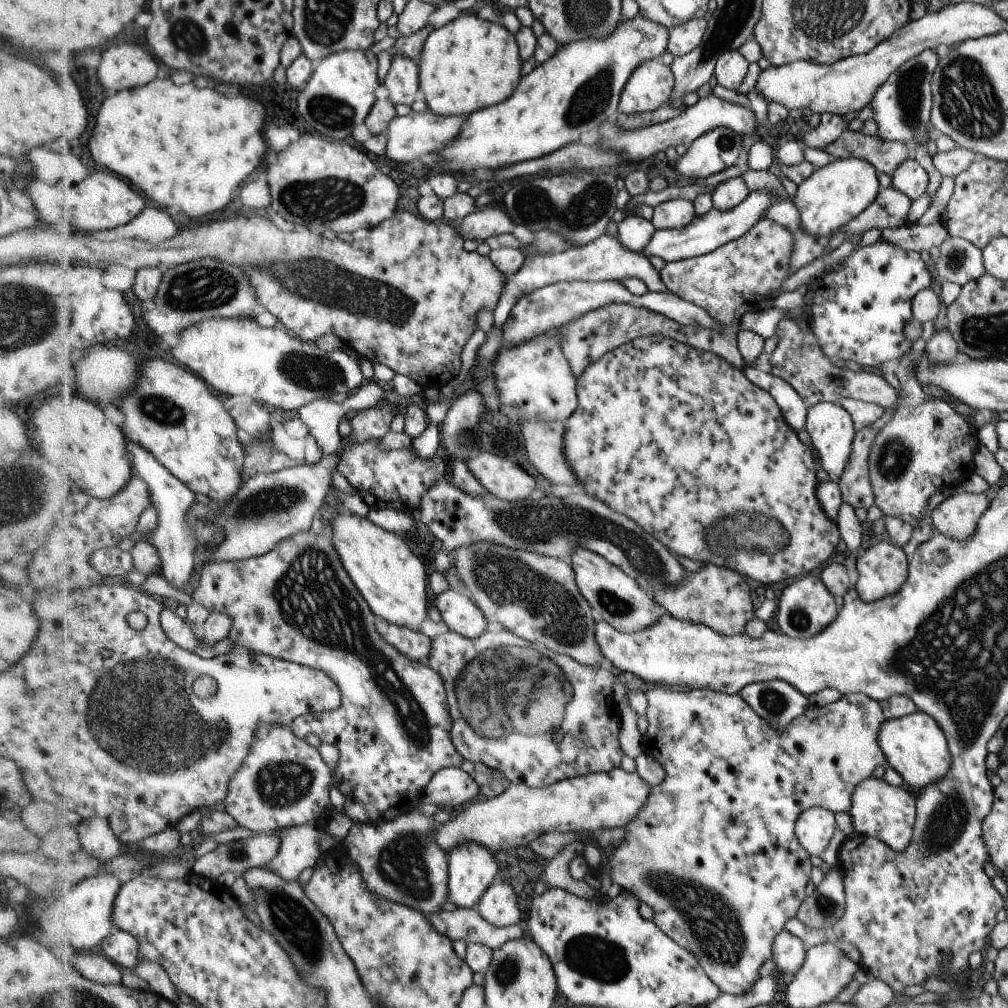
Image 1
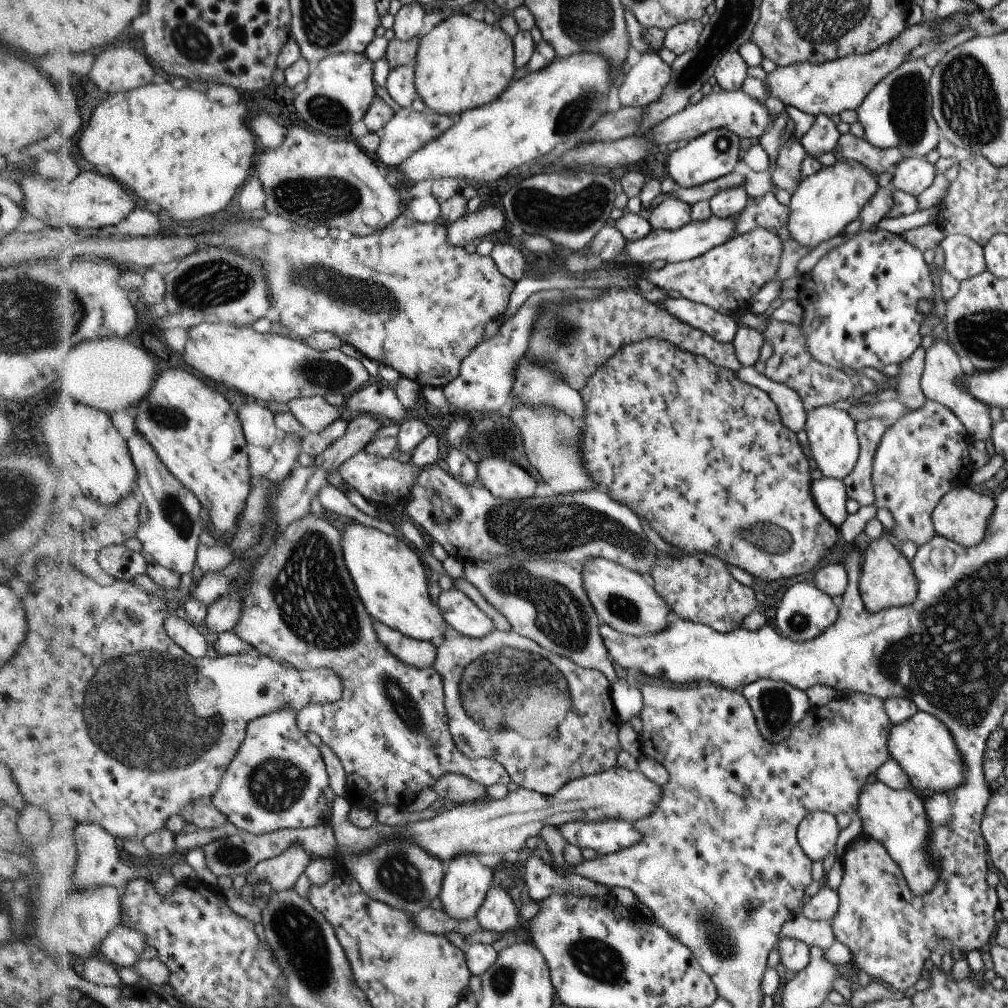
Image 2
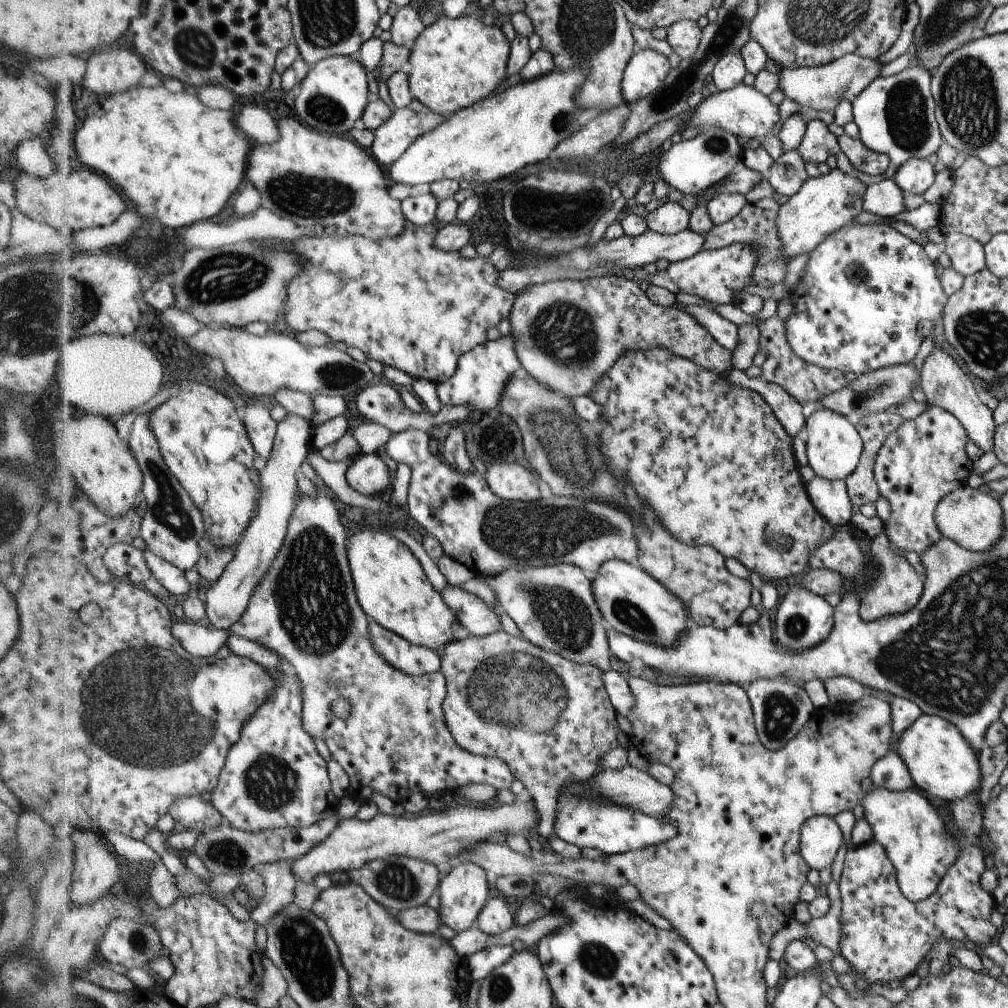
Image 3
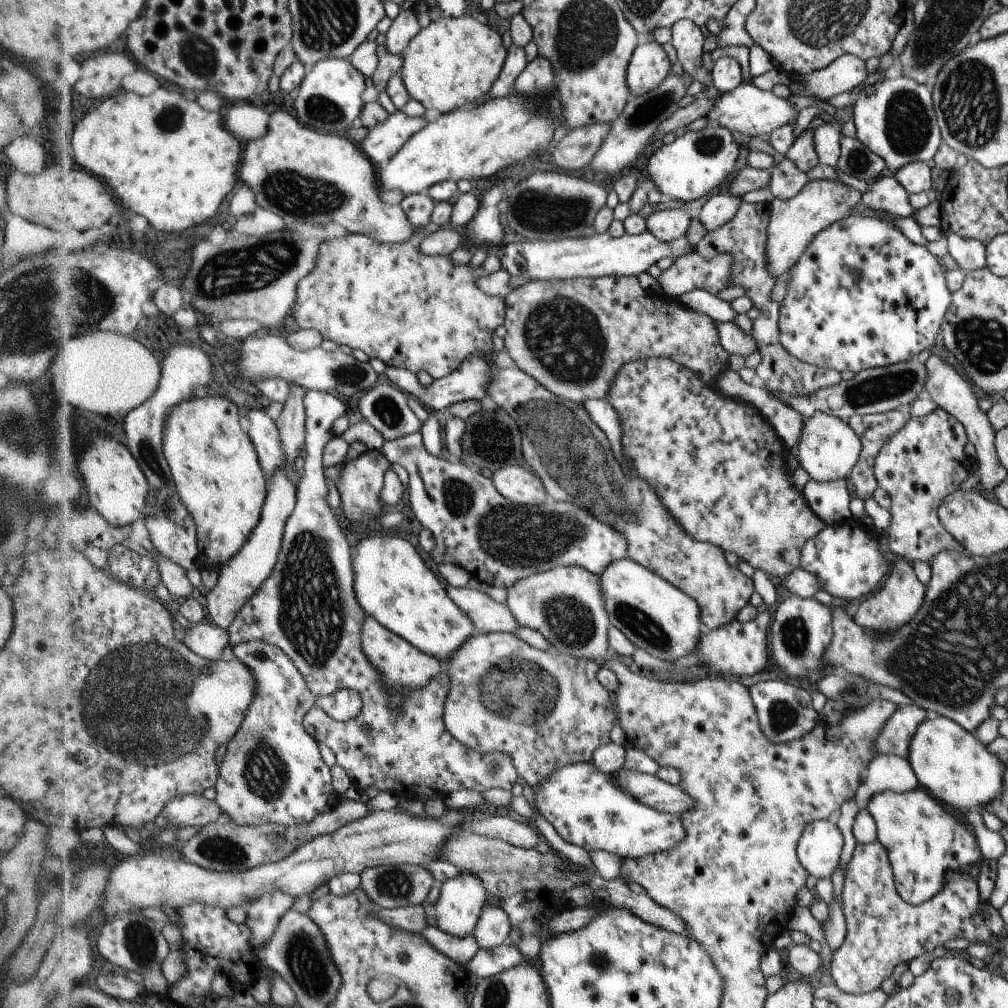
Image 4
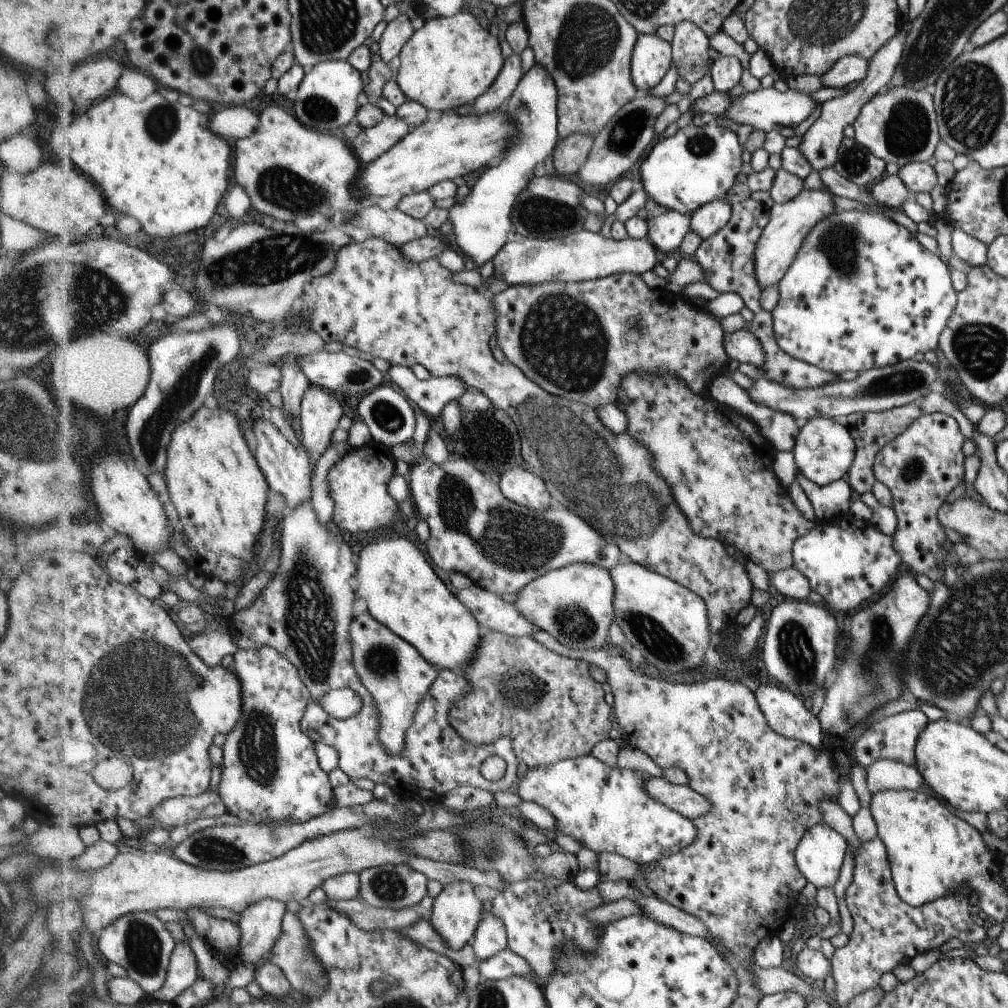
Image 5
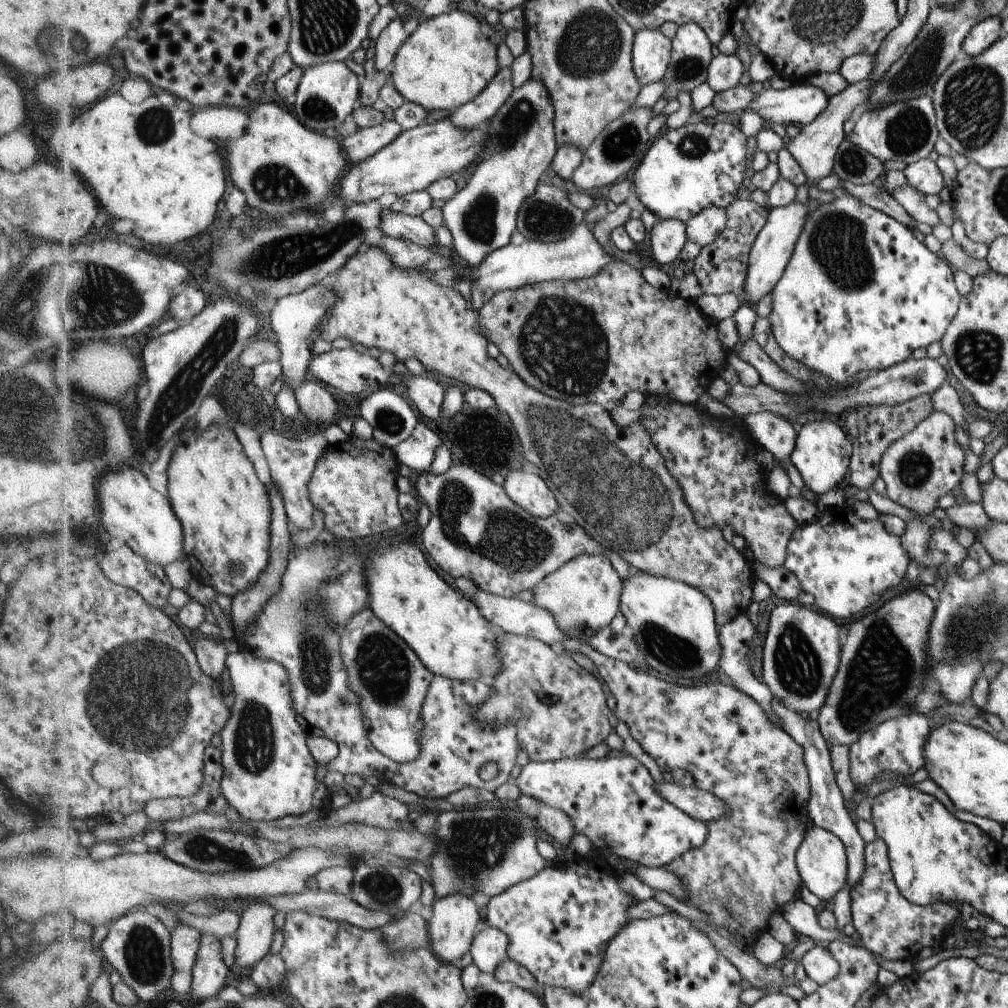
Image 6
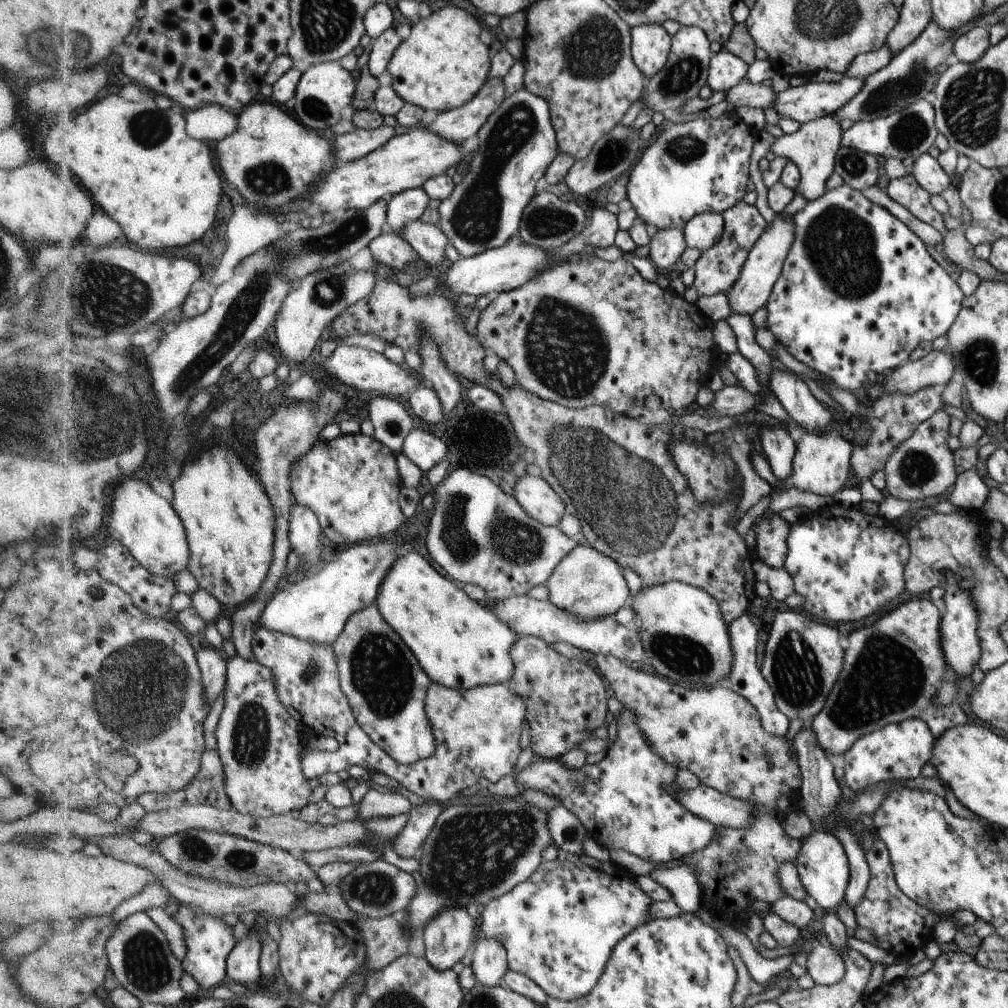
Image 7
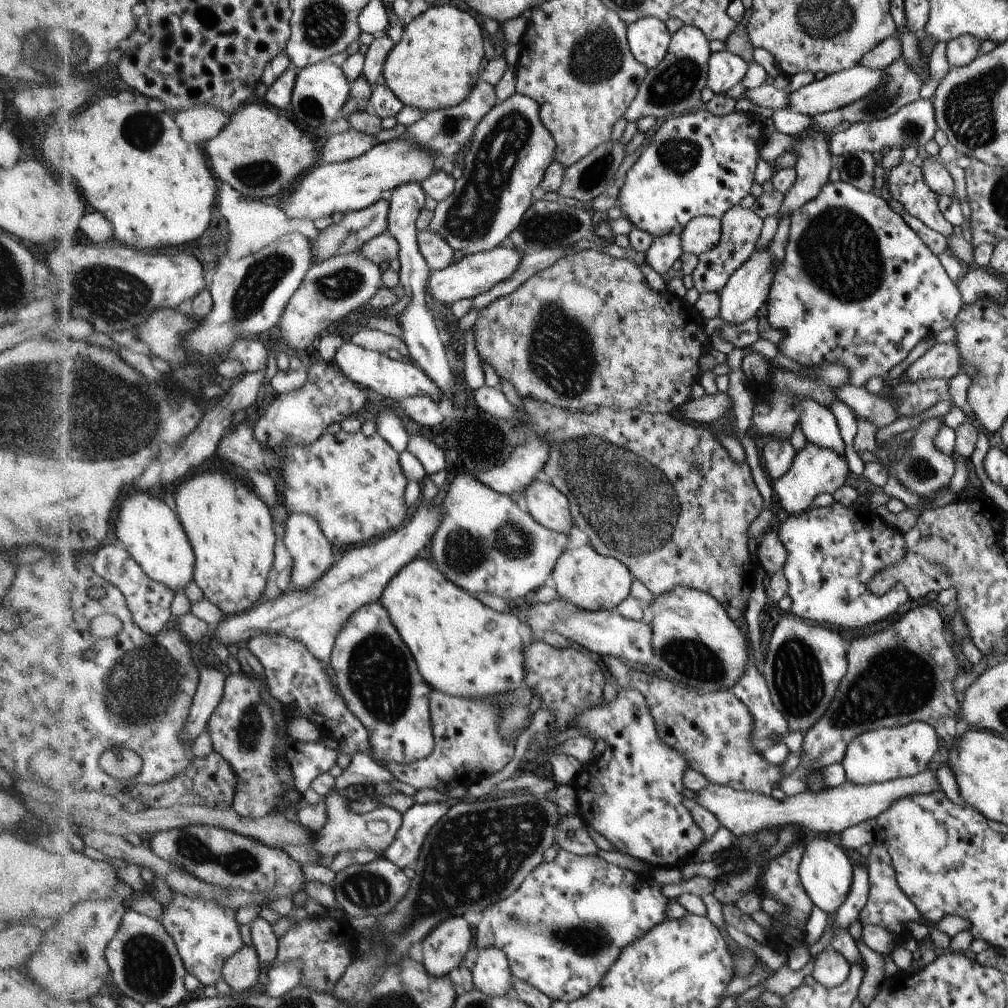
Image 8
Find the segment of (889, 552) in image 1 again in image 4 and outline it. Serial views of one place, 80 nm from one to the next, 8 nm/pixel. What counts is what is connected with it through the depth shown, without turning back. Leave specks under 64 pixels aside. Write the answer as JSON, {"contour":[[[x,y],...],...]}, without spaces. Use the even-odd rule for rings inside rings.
{"contour":[[[896,556],[884,584],[859,604],[858,611],[854,614],[855,621],[860,622],[860,626],[874,630],[897,629],[914,618],[914,614],[921,609],[926,594],[926,586],[916,577],[913,565],[905,558]]]}

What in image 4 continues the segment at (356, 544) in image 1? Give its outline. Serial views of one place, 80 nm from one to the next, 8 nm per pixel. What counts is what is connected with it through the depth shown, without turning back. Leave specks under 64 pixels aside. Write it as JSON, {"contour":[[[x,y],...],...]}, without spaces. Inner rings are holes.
{"contour":[[[368,536],[358,541],[353,548],[355,569],[355,595],[360,606],[375,618],[382,626],[407,639],[415,647],[419,647],[429,655],[434,655],[442,664],[447,662],[452,653],[467,641],[468,636],[476,631],[471,619],[467,617],[452,602],[451,597],[444,590],[440,580],[434,572],[424,564],[420,554],[414,550],[414,546],[408,540],[400,536]]]}

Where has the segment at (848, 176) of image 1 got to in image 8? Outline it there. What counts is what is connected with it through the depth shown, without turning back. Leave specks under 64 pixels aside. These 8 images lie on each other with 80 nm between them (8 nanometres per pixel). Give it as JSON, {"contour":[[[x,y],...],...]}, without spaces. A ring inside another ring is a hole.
{"contour":[[[771,241],[769,245],[761,249],[755,249],[751,257],[730,277],[726,286],[718,292],[720,295],[719,316],[731,325],[742,324],[746,320],[756,317],[766,305],[775,274],[779,268],[779,264],[774,259],[774,254],[770,248]]]}

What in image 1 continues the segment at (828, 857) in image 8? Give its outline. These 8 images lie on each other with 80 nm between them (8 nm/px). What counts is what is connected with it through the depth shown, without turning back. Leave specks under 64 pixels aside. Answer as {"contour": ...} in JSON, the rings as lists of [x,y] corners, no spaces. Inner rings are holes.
{"contour":[[[812,807],[803,810],[795,825],[795,833],[803,847],[810,853],[822,854],[836,830],[834,814],[826,807]]]}

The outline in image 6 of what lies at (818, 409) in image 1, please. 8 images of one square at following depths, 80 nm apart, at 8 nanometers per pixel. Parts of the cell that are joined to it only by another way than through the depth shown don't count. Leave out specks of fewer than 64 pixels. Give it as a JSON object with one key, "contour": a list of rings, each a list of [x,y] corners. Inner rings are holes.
{"contour":[[[829,419],[809,421],[802,426],[798,435],[798,444],[791,454],[791,463],[798,469],[802,478],[816,494],[828,492],[831,488],[840,486],[840,482],[848,474],[848,462],[853,456],[853,444],[846,438],[844,430]]]}

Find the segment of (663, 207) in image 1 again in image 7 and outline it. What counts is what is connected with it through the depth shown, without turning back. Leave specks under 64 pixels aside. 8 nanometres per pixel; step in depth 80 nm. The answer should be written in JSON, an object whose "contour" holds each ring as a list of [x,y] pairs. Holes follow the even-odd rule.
{"contour":[[[658,229],[650,241],[649,259],[655,268],[668,270],[683,256],[687,243],[682,229]]]}

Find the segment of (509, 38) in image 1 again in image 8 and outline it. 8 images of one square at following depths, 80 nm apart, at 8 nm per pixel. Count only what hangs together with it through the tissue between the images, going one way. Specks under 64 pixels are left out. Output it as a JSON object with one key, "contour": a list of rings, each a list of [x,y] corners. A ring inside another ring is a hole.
{"contour":[[[434,6],[418,17],[405,21],[402,39],[390,51],[383,66],[383,76],[388,85],[404,105],[419,108],[421,111],[448,109],[460,105],[472,94],[476,78],[484,60],[482,28],[464,10],[454,6]]]}

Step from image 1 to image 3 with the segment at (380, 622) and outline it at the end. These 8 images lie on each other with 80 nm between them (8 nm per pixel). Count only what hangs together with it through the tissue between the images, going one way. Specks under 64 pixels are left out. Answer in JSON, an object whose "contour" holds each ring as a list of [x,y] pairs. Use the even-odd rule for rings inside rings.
{"contour":[[[376,621],[370,622],[370,633],[375,649],[398,670],[416,676],[439,672],[439,651],[411,643],[395,631],[380,626]]]}

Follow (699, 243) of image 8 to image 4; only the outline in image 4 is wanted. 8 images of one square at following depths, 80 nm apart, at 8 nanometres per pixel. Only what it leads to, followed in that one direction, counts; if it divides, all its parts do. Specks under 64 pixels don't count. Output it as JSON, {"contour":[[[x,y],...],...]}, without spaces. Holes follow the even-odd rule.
{"contour":[[[732,193],[720,194],[712,196],[702,209],[699,216],[700,222],[706,227],[707,232],[713,231],[715,228],[730,222],[742,202],[741,197],[737,197]]]}

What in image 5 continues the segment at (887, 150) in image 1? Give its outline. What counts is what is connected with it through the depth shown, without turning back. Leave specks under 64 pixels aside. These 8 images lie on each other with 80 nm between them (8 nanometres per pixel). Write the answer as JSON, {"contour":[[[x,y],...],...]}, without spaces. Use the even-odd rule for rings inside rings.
{"contour":[[[844,137],[841,155],[833,166],[836,172],[855,185],[870,188],[886,174],[887,162],[872,154],[854,137]]]}

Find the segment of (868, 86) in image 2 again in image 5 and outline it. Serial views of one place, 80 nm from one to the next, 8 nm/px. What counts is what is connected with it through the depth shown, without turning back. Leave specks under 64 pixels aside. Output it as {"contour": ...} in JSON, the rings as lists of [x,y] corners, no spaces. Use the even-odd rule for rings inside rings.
{"contour":[[[848,55],[819,77],[823,88],[844,88],[863,80],[869,68],[870,62],[867,59],[858,55]]]}

